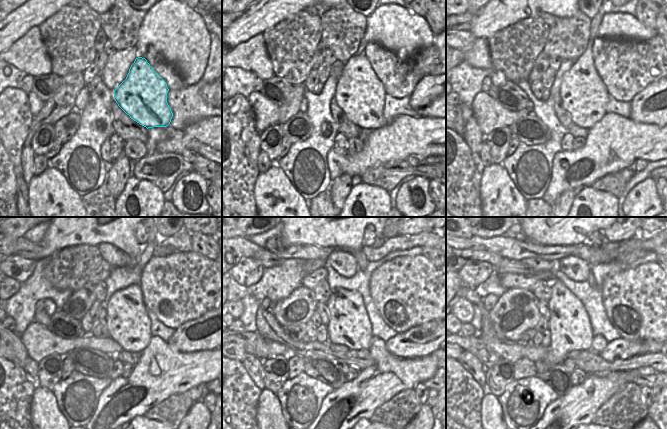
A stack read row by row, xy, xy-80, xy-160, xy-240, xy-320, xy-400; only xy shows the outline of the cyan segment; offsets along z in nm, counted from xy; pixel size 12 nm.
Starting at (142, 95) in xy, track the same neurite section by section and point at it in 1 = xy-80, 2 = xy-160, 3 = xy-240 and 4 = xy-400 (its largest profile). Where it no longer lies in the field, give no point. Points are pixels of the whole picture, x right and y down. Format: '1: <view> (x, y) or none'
1: xy-80 (360, 94)
2: xy-160 (584, 96)
3: xy-240 (128, 323)
4: xy-400 (569, 324)

